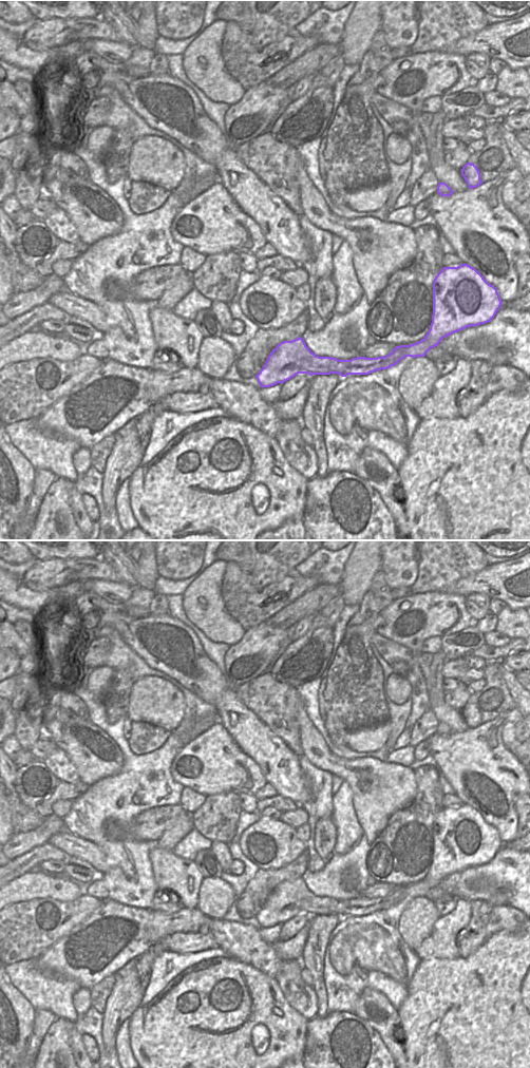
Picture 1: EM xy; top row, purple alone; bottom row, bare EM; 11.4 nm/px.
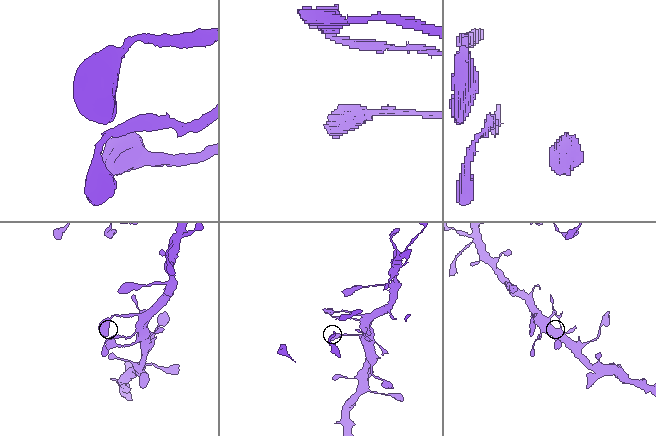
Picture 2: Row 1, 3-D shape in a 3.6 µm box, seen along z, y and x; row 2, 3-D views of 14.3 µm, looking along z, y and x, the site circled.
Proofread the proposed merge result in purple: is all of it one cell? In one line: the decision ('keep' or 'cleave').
keep

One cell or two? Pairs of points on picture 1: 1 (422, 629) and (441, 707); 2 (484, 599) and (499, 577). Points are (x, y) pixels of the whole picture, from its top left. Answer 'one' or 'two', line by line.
1: one
2: two

